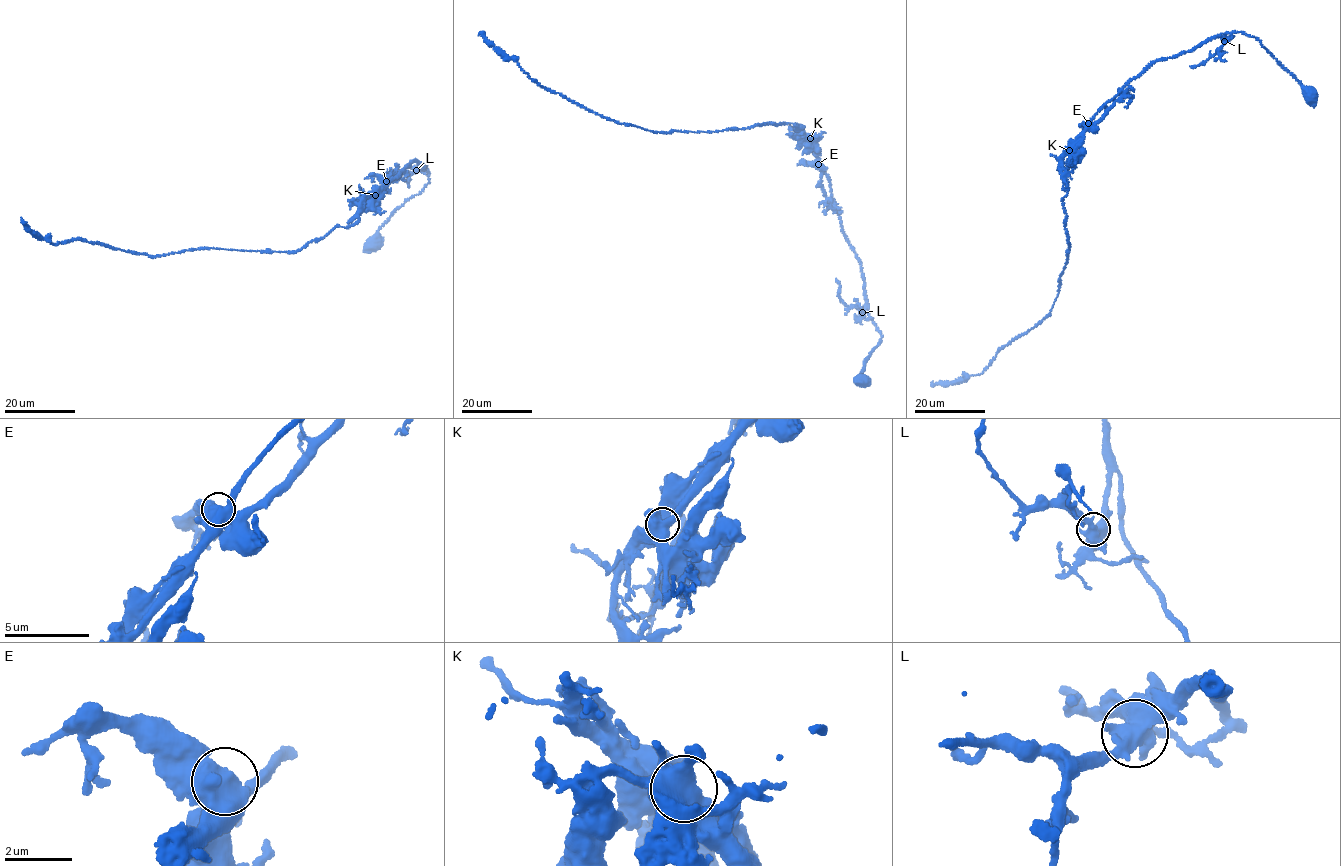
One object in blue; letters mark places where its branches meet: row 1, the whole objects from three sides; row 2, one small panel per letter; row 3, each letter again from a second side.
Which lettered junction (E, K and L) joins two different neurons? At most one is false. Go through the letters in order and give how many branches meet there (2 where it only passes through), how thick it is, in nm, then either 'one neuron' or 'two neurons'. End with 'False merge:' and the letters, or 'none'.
E: 3 | 550 nm | one neuron
K: 3 | 550 nm | one neuron
L: 2 | 550 nm | one neuron
False merge: none

